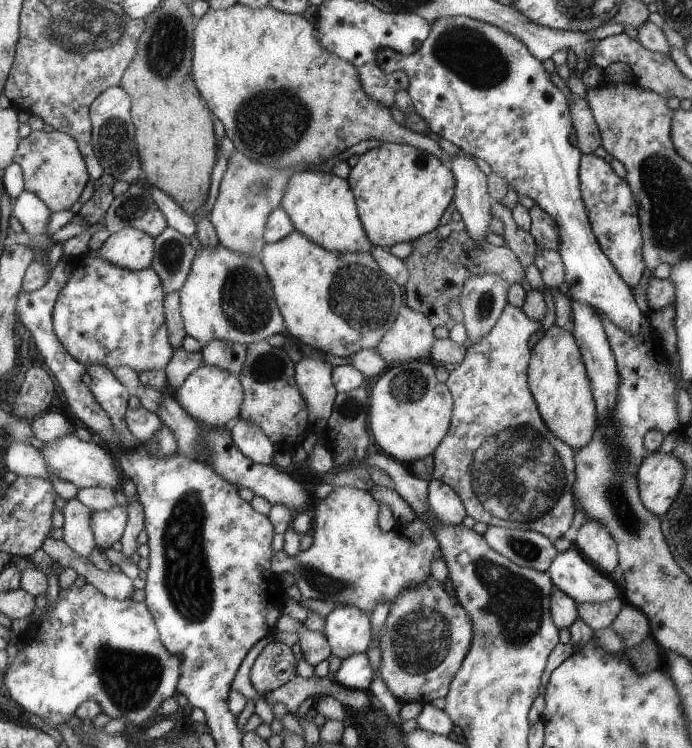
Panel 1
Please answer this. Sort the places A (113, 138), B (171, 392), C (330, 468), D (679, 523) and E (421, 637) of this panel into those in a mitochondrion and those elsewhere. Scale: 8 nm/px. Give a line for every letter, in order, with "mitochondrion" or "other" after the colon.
A: mitochondrion
B: other
C: other
D: mitochondrion
E: mitochondrion

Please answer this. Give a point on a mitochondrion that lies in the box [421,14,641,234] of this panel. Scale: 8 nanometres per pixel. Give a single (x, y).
(464, 52)

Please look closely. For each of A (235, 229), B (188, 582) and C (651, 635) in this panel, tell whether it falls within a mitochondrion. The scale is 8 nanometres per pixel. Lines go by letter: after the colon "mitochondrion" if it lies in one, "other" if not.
A: other
B: mitochondrion
C: other

